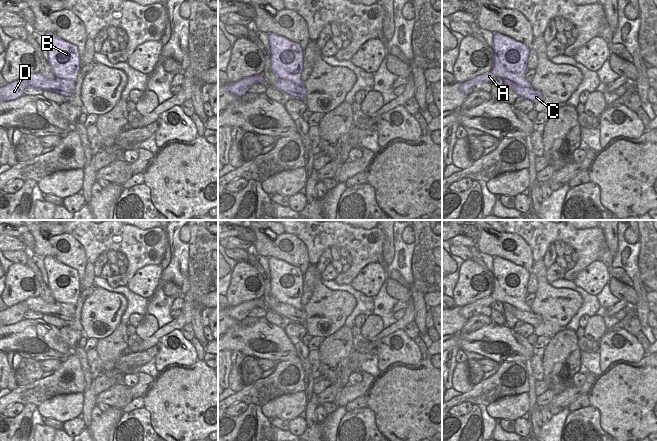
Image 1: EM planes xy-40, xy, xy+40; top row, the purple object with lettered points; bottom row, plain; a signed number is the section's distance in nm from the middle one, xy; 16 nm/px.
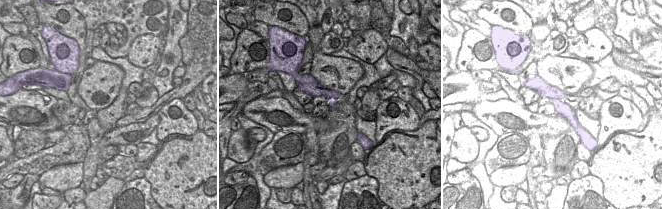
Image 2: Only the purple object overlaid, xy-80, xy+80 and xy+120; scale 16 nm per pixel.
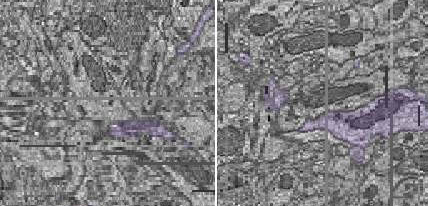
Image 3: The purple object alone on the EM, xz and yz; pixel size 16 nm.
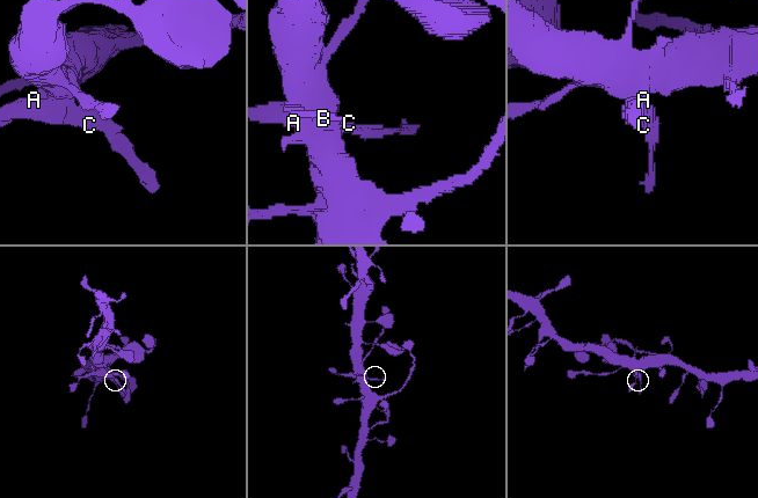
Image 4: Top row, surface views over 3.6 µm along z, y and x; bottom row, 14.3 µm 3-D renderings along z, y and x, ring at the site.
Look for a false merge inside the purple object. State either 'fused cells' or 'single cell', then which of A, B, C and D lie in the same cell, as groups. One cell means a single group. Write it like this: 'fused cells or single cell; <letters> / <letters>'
fused cells; A C D / B

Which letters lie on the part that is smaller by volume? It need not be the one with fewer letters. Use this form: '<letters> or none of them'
A, C, D

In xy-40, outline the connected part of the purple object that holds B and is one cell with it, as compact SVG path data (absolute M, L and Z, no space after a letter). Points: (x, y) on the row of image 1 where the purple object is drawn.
M51 32L43 33L43 39L48 53L48 63L55 77L76 82L80 71L77 46Z

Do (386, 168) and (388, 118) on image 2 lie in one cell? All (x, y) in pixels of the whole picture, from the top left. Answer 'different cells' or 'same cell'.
different cells

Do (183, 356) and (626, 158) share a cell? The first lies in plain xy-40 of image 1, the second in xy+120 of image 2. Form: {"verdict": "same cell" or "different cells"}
{"verdict": "different cells"}

